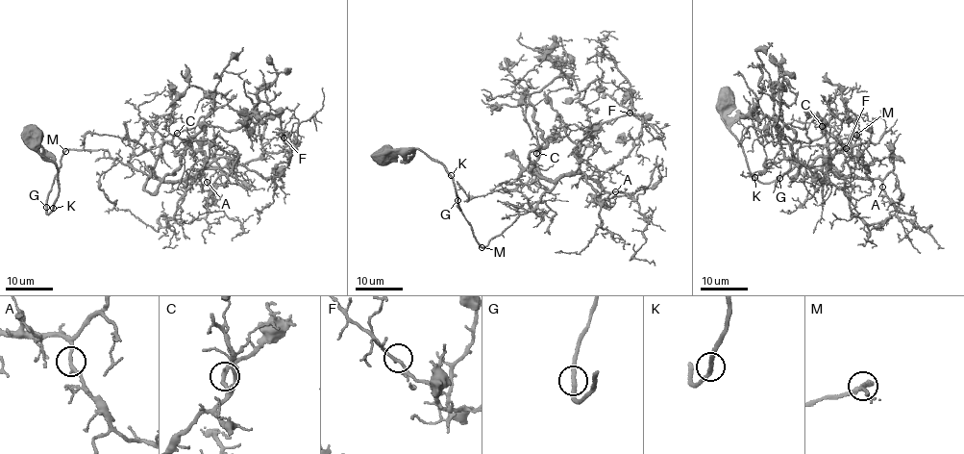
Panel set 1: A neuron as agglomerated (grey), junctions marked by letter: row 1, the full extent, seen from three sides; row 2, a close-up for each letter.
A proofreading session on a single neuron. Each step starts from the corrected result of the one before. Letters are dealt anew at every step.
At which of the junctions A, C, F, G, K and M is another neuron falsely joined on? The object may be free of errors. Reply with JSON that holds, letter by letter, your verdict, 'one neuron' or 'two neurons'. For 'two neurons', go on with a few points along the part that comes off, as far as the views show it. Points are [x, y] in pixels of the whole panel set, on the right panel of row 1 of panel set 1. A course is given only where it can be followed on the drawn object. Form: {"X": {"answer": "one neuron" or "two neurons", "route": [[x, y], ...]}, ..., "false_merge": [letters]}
{"A": {"answer": "one neuron"}, "C": {"answer": "one neuron"}, "F": {"answer": "one neuron"}, "G": {"answer": "one neuron"}, "K": {"answer": "one neuron"}, "M": {"answer": "one neuron"}, "false_merge": []}

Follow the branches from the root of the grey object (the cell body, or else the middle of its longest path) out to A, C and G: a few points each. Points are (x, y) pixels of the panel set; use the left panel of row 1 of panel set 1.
A: (34, 137), (59, 180), (57, 201), (45, 214), (64, 150), (106, 150), (153, 178), (202, 175), (207, 182)
C: (34, 137), (57, 170), (48, 214), (64, 150), (106, 150), (156, 178), (160, 147), (177, 133)
G: (34, 137), (37, 151), (52, 163), (57, 170), (57, 201), (48, 214), (45, 214), (46, 207)

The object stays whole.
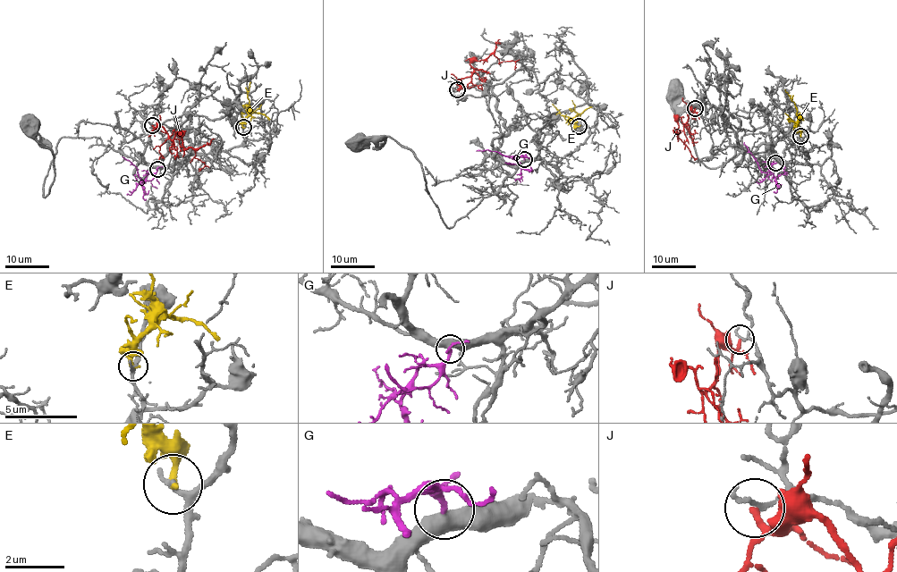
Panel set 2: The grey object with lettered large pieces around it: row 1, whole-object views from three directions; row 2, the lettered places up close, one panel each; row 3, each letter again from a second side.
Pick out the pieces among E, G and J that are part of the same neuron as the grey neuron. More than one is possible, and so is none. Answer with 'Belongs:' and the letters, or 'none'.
Belongs: G

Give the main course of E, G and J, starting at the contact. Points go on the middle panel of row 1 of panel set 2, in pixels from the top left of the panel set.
E: (579, 126), (575, 125), (574, 119), (560, 114), (553, 104)
G: (525, 159), (523, 156), (503, 155), (488, 150), (477, 151)
J: (457, 89), (461, 88), (461, 79), (473, 72), (470, 64), (492, 54), (501, 63), (514, 62), (515, 70)

